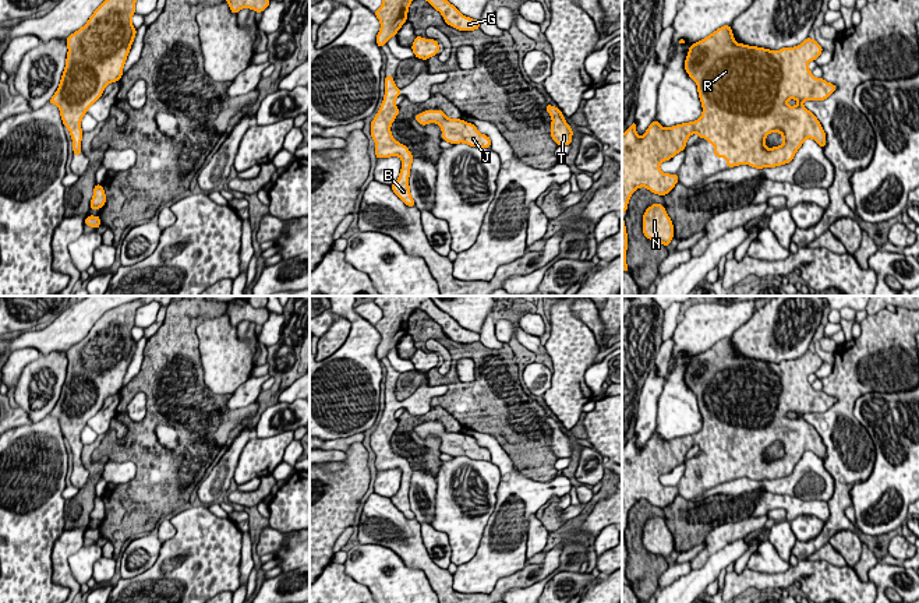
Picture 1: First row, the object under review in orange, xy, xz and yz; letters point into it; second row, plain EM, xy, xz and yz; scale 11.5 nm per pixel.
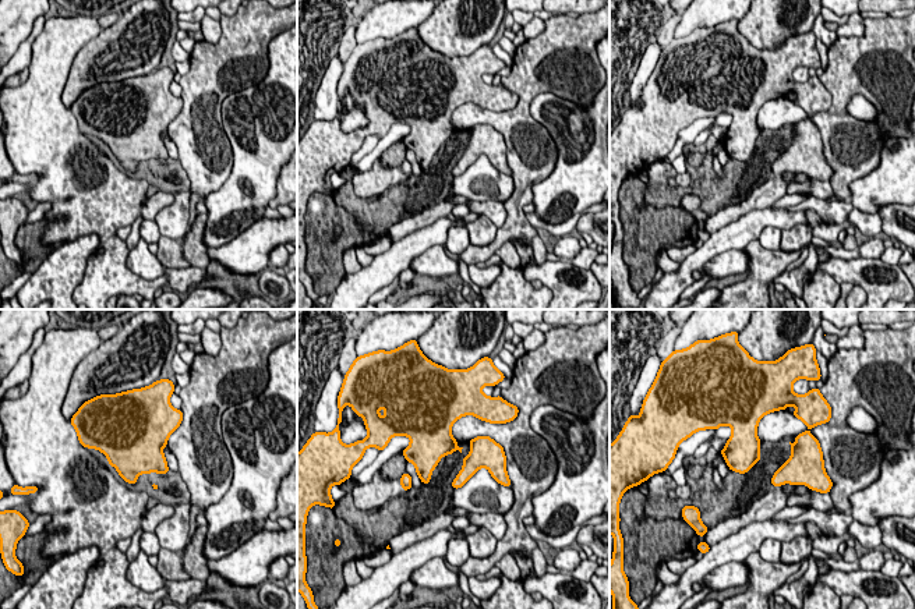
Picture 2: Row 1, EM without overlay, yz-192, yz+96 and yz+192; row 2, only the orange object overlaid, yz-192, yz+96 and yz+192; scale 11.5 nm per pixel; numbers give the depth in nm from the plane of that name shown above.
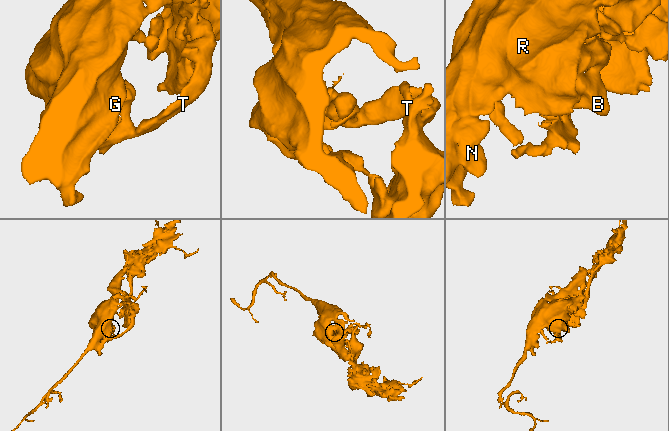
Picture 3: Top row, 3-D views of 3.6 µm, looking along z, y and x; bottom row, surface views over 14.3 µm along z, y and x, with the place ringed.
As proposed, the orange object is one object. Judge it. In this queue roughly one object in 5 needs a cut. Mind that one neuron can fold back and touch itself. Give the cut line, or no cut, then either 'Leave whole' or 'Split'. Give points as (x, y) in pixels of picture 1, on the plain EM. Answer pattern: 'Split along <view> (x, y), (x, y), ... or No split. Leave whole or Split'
No split. Leave whole

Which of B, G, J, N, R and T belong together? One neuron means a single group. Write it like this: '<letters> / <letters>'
B G J N R T

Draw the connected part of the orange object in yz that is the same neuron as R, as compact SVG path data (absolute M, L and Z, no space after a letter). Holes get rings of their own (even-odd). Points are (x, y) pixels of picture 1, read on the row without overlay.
M724 338L690 357L685 382L697 396L703 419L700 431L669 441L661 440L654 431L643 449L637 448L637 436L633 434L622 447L622 583L630 583L626 578L628 547L623 535L630 508L639 500L646 500L662 509L668 507L679 491L678 487L662 486L660 476L683 463L693 445L714 458L715 470L727 470L727 480L746 476L761 482L789 476L806 451L813 451L821 461L826 459L826 445L820 434L802 417L803 413L824 413L837 402L834 396L816 391L807 381L807 377L821 364L823 360L810 350L799 359L782 360L777 364L736 356L731 338ZM773 444L782 448L784 456L767 461L764 454Z

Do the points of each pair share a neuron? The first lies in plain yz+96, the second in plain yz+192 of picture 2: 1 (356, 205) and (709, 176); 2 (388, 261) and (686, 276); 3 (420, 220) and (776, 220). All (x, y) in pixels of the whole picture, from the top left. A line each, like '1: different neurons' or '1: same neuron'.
1: same neuron
2: same neuron
3: different neurons

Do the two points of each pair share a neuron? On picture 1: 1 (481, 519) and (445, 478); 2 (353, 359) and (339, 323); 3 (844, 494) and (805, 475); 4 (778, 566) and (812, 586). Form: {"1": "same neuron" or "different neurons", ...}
{"1": "same neuron", "2": "different neurons", "3": "different neurons", "4": "different neurons"}

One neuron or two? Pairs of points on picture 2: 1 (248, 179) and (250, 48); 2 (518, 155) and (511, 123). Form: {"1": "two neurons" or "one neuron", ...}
{"1": "two neurons", "2": "one neuron"}

